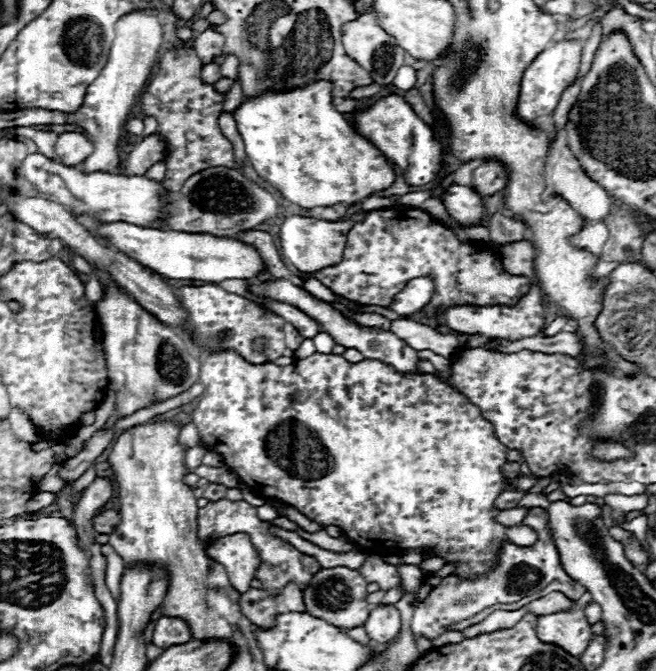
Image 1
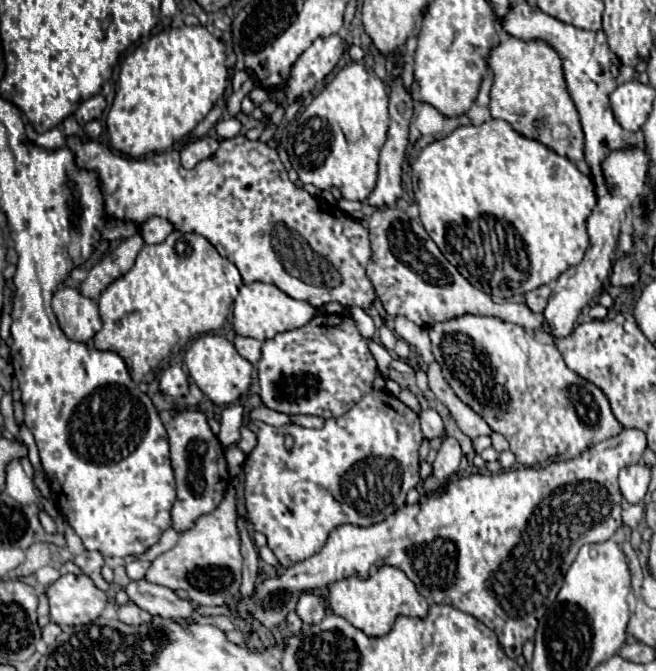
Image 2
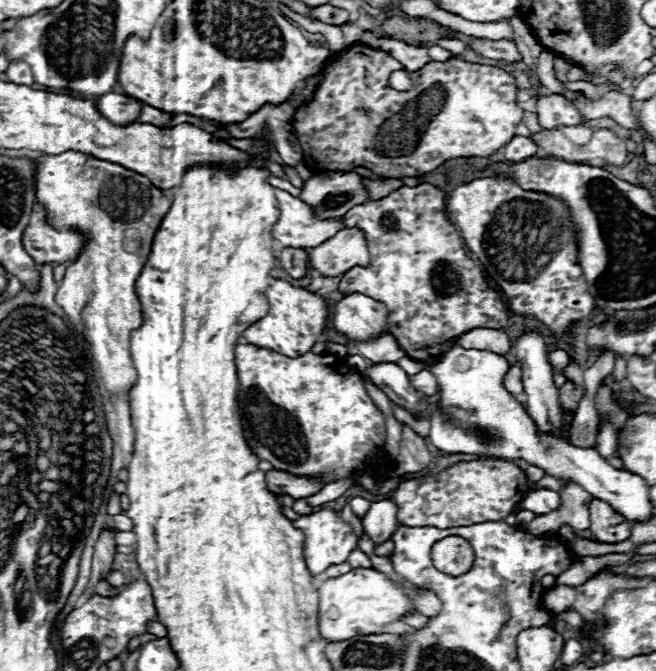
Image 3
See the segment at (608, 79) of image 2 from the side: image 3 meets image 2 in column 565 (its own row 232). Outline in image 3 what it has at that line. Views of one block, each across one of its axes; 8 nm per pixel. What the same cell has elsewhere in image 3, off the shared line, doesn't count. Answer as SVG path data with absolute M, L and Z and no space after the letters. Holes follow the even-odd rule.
M40 204L32 206L30 222L22 234L24 250L38 262L72 262L82 250L84 238L74 230L54 230L46 224L46 212Z

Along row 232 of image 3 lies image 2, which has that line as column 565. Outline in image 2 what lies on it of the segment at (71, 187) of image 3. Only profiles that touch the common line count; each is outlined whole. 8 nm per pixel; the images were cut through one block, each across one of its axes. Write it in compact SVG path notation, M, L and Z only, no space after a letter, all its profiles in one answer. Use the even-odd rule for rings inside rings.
M508 38L492 50L488 66L494 72L494 86L490 90L492 118L510 122L520 134L546 144L556 154L566 156L572 162L584 160L584 132L566 88L562 60L546 42Z

